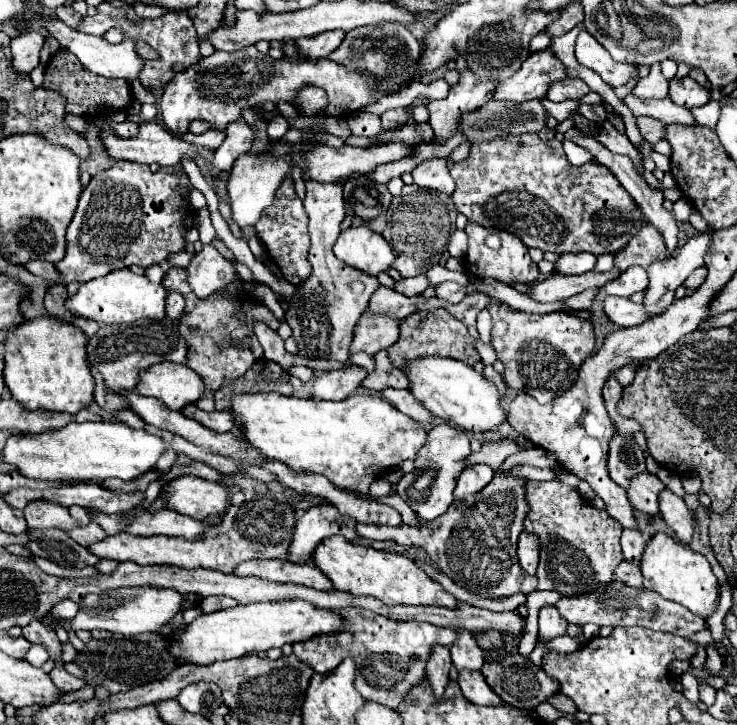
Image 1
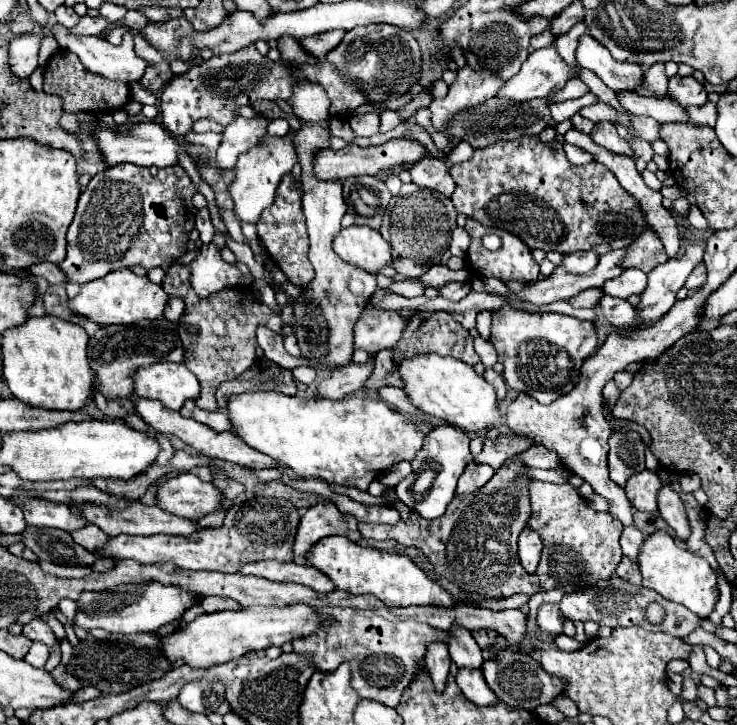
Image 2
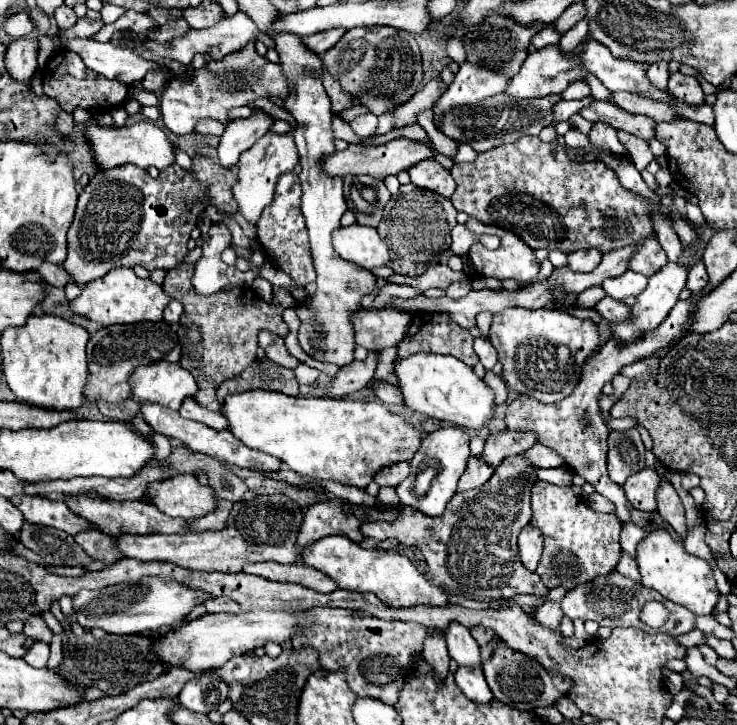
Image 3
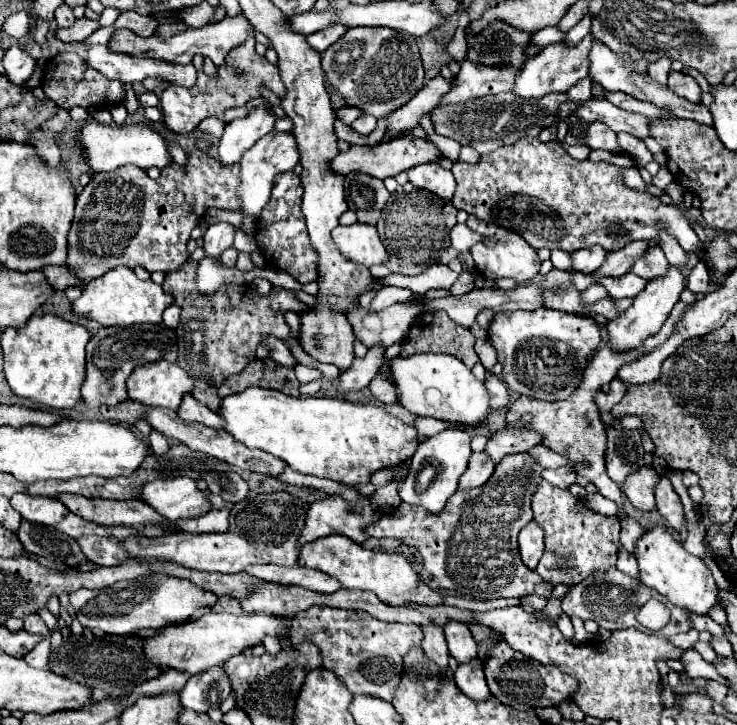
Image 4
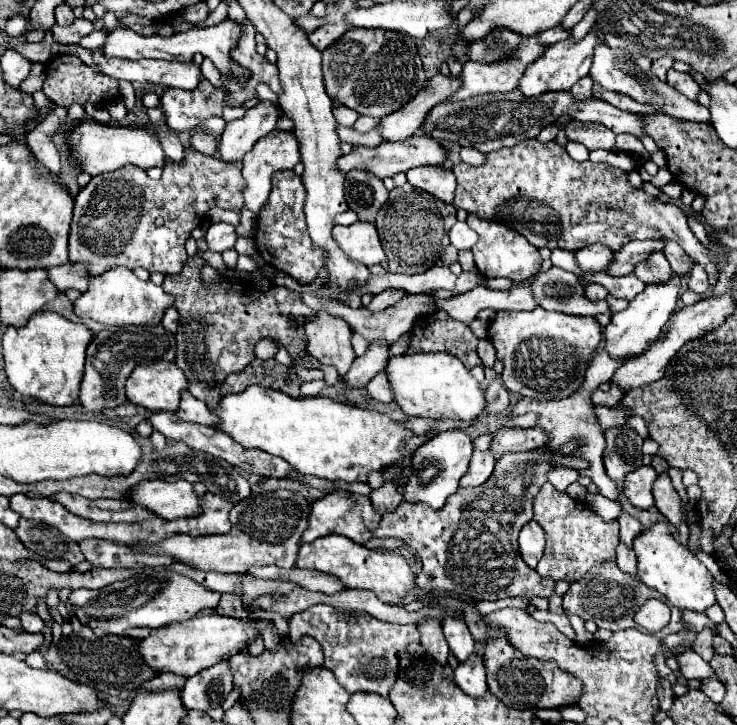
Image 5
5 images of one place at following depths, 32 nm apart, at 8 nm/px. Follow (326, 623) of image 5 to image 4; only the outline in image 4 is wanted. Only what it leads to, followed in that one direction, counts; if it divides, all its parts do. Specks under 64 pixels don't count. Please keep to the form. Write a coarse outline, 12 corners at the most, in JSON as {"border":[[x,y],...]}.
{"border":[[314,606],[292,646],[322,652],[352,694],[386,702],[418,624]]}

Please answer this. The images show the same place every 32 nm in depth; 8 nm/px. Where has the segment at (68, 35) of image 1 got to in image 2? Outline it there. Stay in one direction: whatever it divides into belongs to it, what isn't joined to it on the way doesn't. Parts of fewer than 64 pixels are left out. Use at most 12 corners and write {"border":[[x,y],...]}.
{"border":[[62,24],[50,32],[90,72],[128,82],[140,80],[146,60],[134,38],[118,46],[100,36],[72,34]]}

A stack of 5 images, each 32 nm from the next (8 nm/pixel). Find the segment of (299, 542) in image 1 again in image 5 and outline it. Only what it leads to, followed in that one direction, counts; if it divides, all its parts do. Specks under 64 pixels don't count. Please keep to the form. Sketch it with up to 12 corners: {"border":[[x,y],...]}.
{"border":[[326,494],[312,504],[300,542],[372,538],[380,514],[368,496]]}

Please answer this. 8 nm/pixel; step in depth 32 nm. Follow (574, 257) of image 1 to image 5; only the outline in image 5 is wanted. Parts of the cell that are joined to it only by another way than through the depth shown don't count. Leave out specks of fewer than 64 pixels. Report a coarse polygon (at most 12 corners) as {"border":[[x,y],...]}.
{"border":[[602,244],[578,250],[574,256],[582,272],[602,272],[612,250]]}

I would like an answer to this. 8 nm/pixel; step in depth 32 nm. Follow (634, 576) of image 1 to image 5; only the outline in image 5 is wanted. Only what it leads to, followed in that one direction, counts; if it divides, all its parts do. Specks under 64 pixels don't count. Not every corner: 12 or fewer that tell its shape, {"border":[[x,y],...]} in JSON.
{"border":[[624,544],[616,548],[616,564],[622,572],[636,576],[634,550]]}

